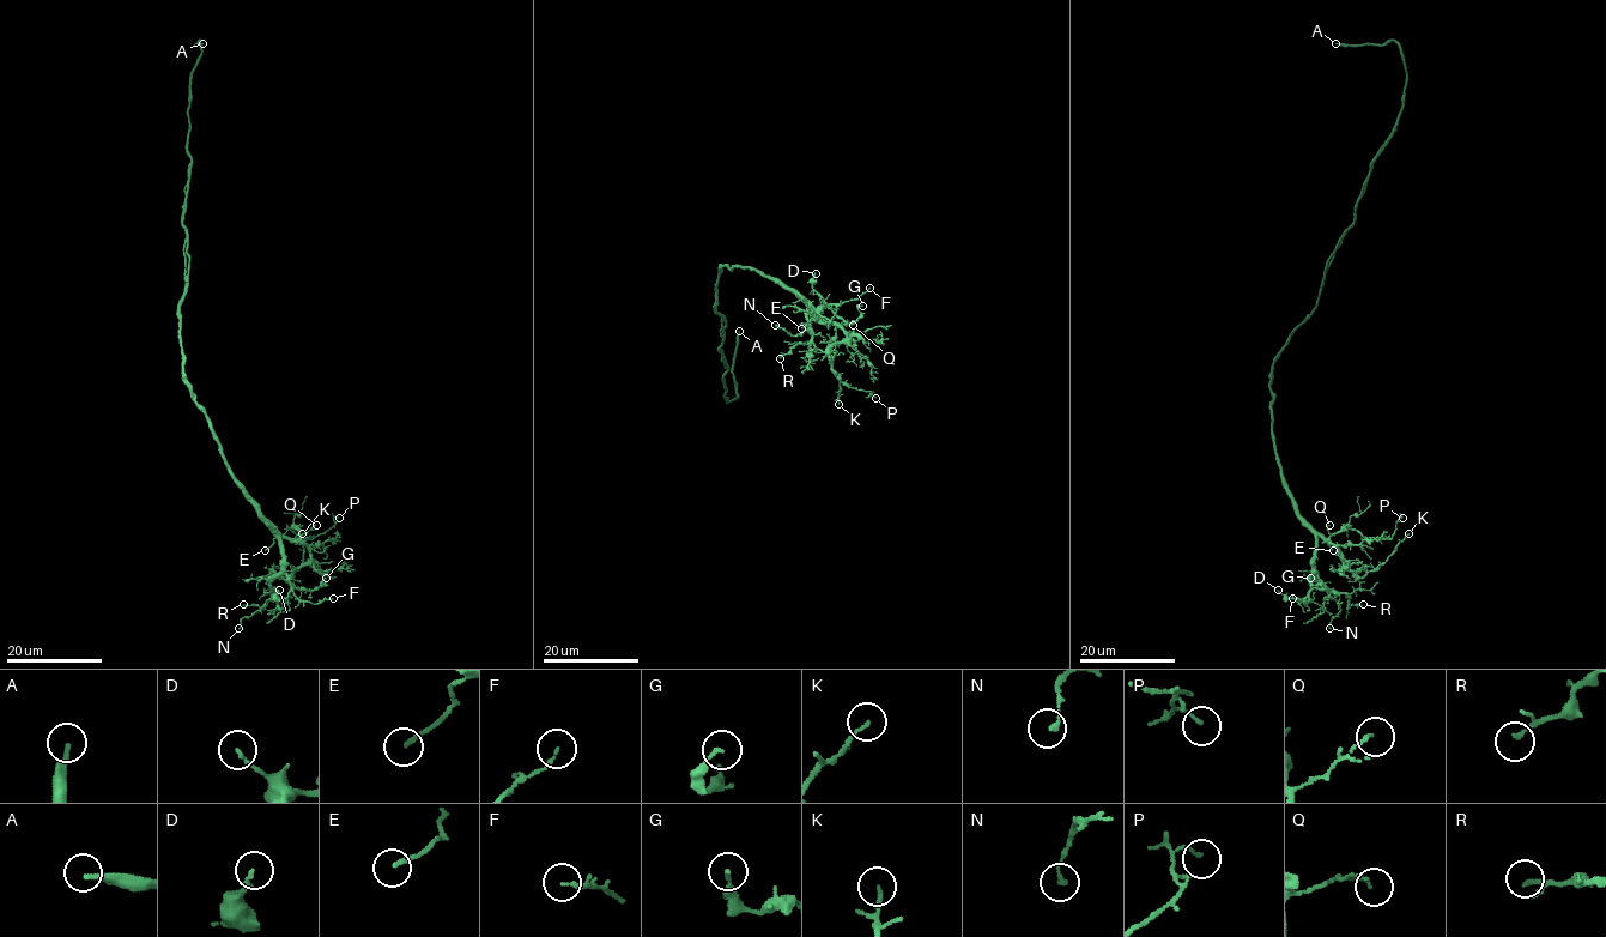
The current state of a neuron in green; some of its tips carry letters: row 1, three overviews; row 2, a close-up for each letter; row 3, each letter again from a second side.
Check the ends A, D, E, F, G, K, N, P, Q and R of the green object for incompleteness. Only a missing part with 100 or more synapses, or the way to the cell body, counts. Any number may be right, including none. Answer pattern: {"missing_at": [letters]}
{"missing_at": ["A"]}

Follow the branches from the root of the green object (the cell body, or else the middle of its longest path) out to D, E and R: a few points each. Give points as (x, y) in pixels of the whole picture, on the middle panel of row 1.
D: (716, 286), (721, 267), (749, 267), (787, 286), (812, 310), (818, 310), (828, 306), (813, 288), (816, 273)
E: (716, 286), (719, 270), (723, 266), (753, 268), (787, 286), (806, 304), (812, 318), (801, 328)
R: (716, 286), (721, 267), (749, 267), (819, 310), (807, 316), (810, 343), (797, 344), (780, 358)

